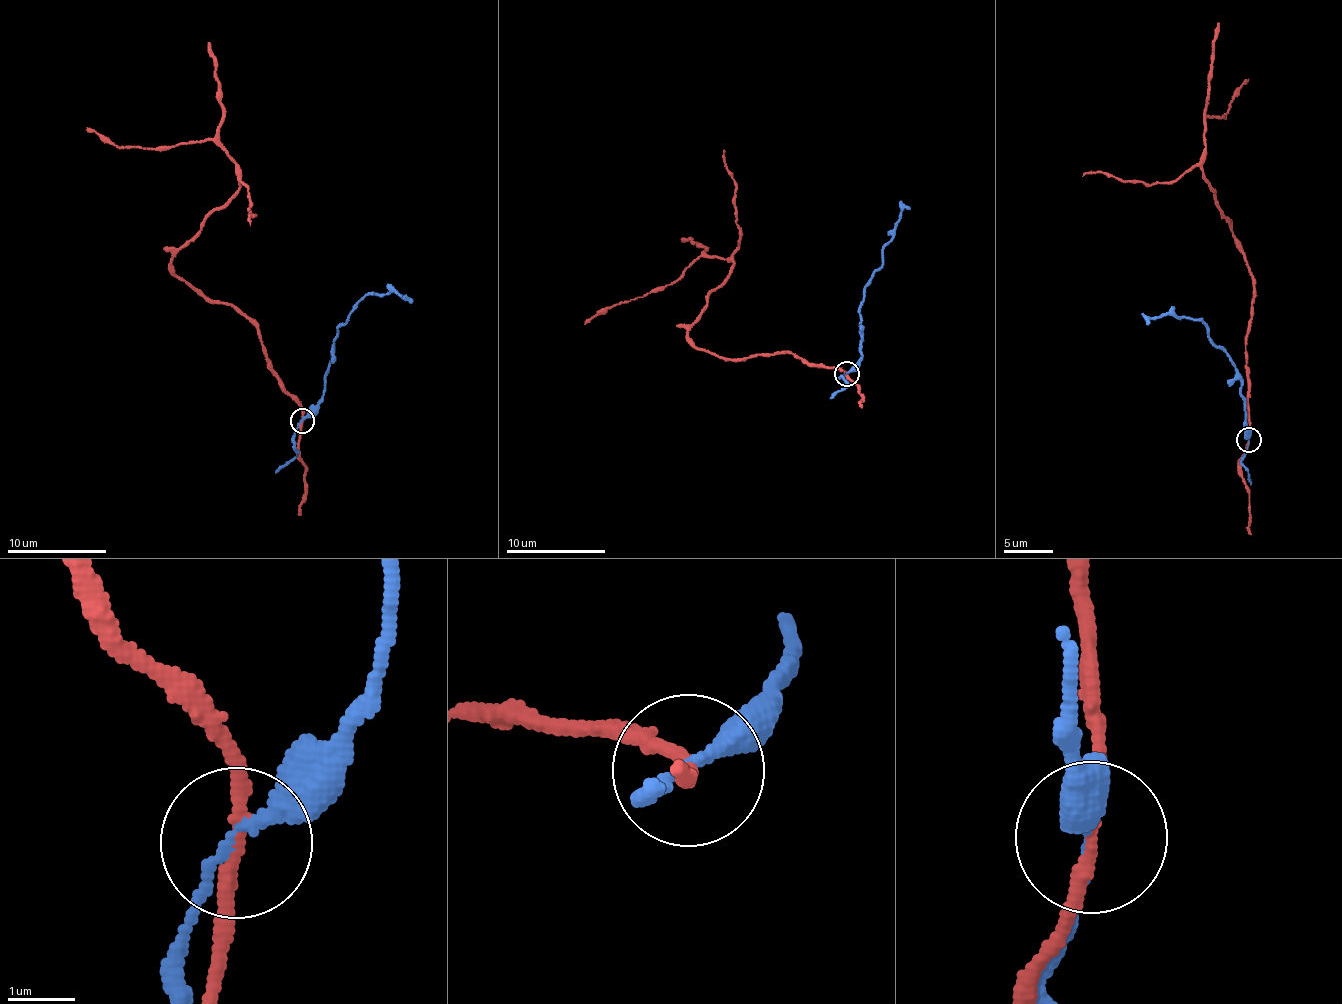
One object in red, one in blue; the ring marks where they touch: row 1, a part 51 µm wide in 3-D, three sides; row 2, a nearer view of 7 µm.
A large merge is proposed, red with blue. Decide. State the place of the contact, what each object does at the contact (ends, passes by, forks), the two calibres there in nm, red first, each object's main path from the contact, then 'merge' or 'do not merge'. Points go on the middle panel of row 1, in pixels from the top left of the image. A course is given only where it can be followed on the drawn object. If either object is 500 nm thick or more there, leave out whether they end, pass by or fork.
at (846, 374); red passes by; blue passes by; 180 nm thick on the red side, 160 nm on the other; red runs (847, 374), (789, 352), (733, 359), (693, 343), (687, 329), (729, 256), (699, 255), (672, 284), (584, 323); blue runs (847, 374), (861, 357), (858, 309), (868, 282), (882, 262), (882, 250), (893, 235), (902, 200); do not merge

